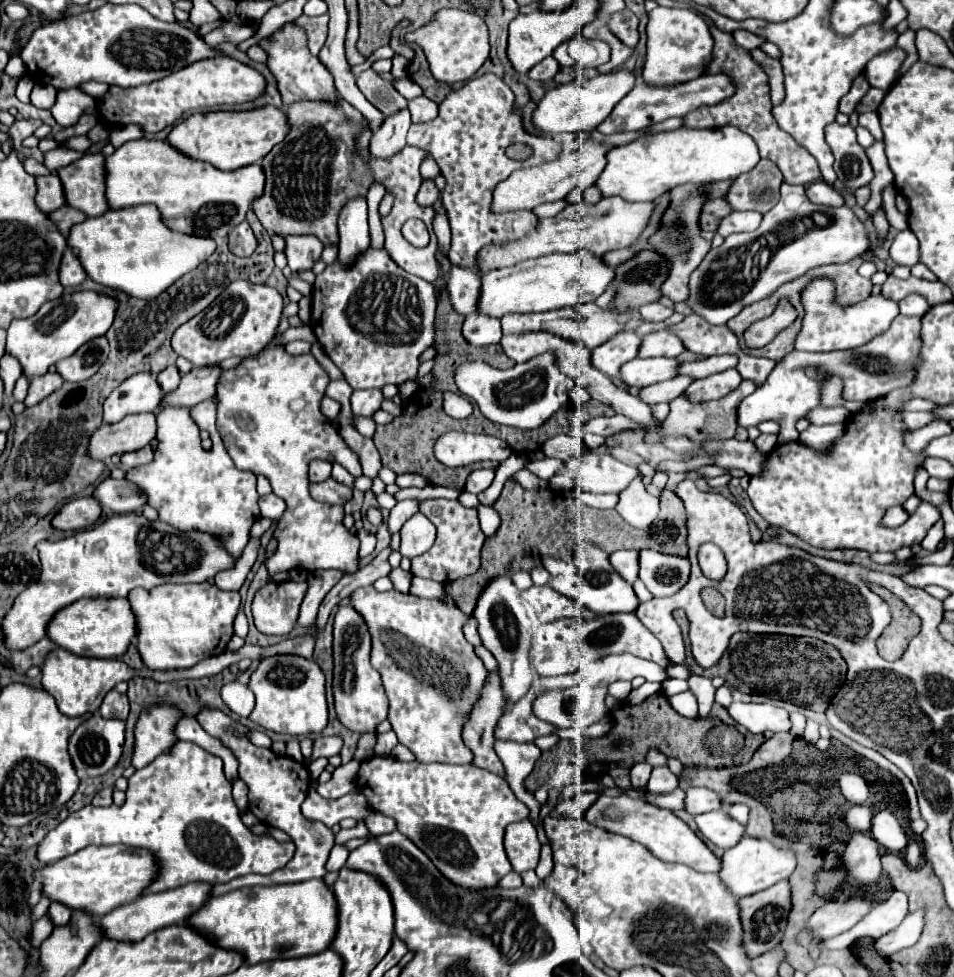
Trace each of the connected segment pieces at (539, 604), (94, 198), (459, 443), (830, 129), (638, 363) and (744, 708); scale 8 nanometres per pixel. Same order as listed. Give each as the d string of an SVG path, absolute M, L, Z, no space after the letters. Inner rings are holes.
M530 587L522 591L520 597L530 603L532 611L542 623L550 623L562 617L578 617L582 611L580 603L572 601L570 597L564 597L552 587Z
M84 155L68 167L58 169L64 183L68 205L84 211L88 217L98 217L106 213L106 169L104 155Z
M450 431L440 436L434 445L434 455L446 467L466 467L478 461L502 463L510 457L512 449L506 441L486 435L466 435Z
M836 121L826 127L826 141L836 157L834 171L848 189L864 187L872 181L874 173L864 149L856 141L856 131L850 125L838 125Z
M656 357L656 359L634 359L626 363L622 371L622 383L626 387L648 387L660 381L668 381L678 377L678 359Z
M732 703L728 707L730 717L748 729L750 733L764 733L764 731L788 731L790 719L788 711L776 705L762 705L762 703Z

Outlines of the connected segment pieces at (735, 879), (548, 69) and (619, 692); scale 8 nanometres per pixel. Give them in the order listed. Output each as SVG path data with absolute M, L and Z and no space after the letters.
M744 837L738 845L728 849L722 857L722 871L720 879L728 885L728 889L736 897L754 895L756 891L764 891L772 885L776 885L780 879L788 879L792 871L796 869L796 855L790 849L780 849L768 839L756 839L756 837Z
M546 57L546 59L542 59L538 65L534 65L532 69L530 69L530 79L534 79L534 81L550 81L558 71L556 71L556 59L554 57Z
M620 681L620 683L612 683L612 685L608 687L608 691L610 691L610 695L612 695L614 699L626 701L628 695L630 695L630 691L632 691L632 685L630 685L628 681Z

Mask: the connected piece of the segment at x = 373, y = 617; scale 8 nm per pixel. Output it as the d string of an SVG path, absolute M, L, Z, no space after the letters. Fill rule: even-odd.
M360 587L350 593L350 605L362 615L372 635L370 663L382 675L390 699L388 721L398 741L422 763L470 763L472 753L460 739L460 727L468 707L480 693L484 675L488 675L462 633L462 625L470 617L456 605L444 605L396 589L380 593L374 587Z

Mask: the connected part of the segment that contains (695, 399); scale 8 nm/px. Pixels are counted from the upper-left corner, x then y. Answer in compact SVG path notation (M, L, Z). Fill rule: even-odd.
M728 369L722 373L714 373L704 379L696 379L682 395L690 399L692 403L704 403L704 401L714 401L722 399L730 391L734 391L740 385L742 377L736 369Z

